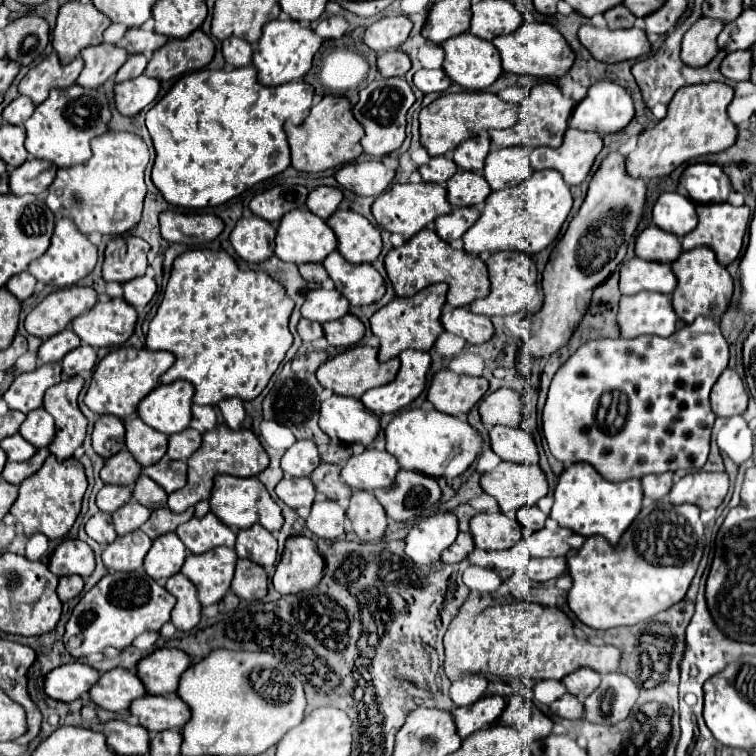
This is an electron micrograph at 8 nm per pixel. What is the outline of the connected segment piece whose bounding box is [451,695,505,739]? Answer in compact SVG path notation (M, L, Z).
M487 695L479 701L475 701L473 705L467 707L457 707L455 711L451 711L455 725L457 725L457 733L461 739L469 737L471 733L491 727L499 721L501 713L505 707L505 699L499 695Z

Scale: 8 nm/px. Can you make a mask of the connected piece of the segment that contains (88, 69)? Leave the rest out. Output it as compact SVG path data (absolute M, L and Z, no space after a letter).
M99 43L95 47L85 47L81 51L85 67L77 79L87 89L101 87L109 77L113 77L121 65L127 61L127 51L117 45Z

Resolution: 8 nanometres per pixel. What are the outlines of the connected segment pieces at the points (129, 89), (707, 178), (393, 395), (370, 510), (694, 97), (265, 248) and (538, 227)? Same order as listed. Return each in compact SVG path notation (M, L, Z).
M139 75L135 79L117 83L115 85L115 109L121 115L133 117L141 109L151 105L157 99L157 93L159 93L159 81L147 75Z
M695 163L683 171L677 191L693 203L725 203L731 181L721 167Z
M407 349L399 355L399 359L401 359L401 367L395 381L375 387L361 397L363 405L371 409L375 415L401 411L413 399L417 399L425 389L427 369L431 365L429 353Z
M353 491L347 519L353 525L353 531L361 541L377 541L385 535L387 515L377 503L375 495L369 491Z
M705 83L681 87L669 103L667 117L657 121L653 129L645 129L637 147L625 157L627 171L635 179L655 179L667 177L681 163L707 155L725 151L735 143L737 127L727 115L727 107L733 99L733 89L725 83Z
M259 217L239 219L229 237L237 255L247 263L261 263L269 259L273 255L273 239L275 229Z
M535 171L531 179L525 179L523 183L509 189L493 191L485 199L481 217L463 235L465 251L469 255L479 255L483 251L523 251L531 255L539 253L557 239L571 207L573 197L559 171Z

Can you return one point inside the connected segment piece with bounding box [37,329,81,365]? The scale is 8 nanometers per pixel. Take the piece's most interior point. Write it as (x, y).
(55, 348)

